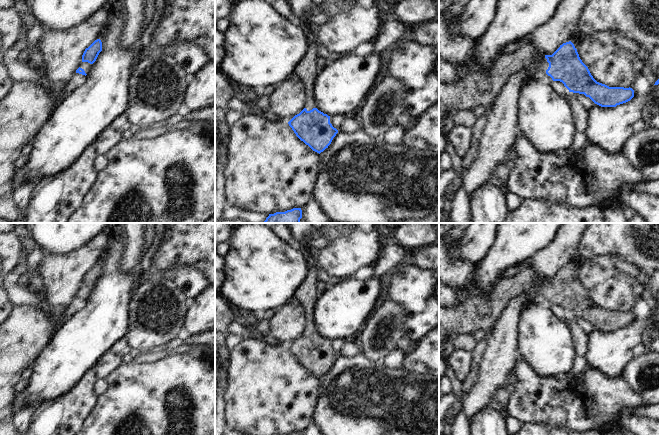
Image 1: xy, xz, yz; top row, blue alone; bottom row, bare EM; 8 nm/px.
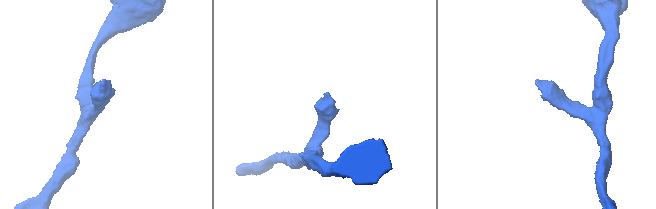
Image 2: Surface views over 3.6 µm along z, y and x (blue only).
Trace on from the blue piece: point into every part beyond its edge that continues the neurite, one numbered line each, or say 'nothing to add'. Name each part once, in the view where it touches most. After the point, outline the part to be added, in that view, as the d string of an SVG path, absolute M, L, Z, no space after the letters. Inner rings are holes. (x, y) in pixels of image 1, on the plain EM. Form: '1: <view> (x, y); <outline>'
1: xz (306, 295); M310 260L309 271L301 284L295 291L294 299L297 300L304 308L304 316L306 318L305 332L307 335L316 332L315 322L313 319L313 311L319 296L316 293L317 265Z

